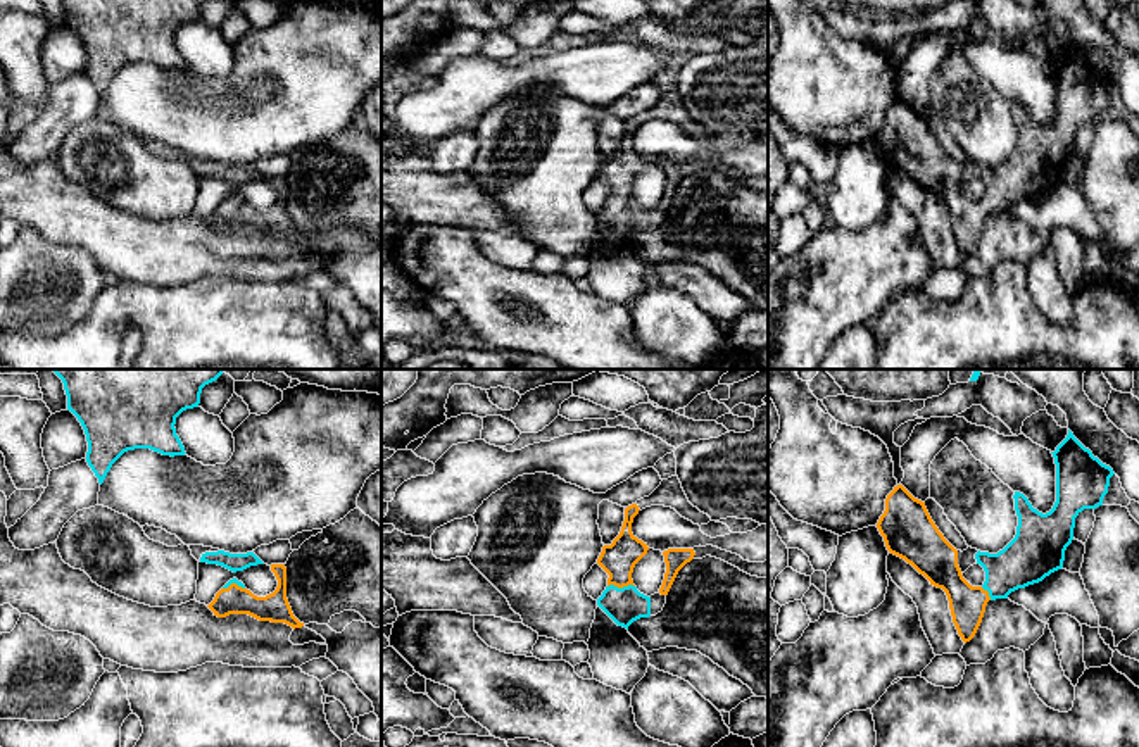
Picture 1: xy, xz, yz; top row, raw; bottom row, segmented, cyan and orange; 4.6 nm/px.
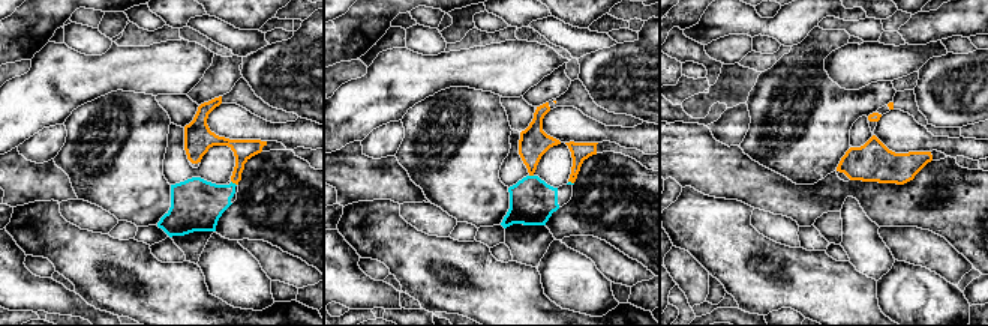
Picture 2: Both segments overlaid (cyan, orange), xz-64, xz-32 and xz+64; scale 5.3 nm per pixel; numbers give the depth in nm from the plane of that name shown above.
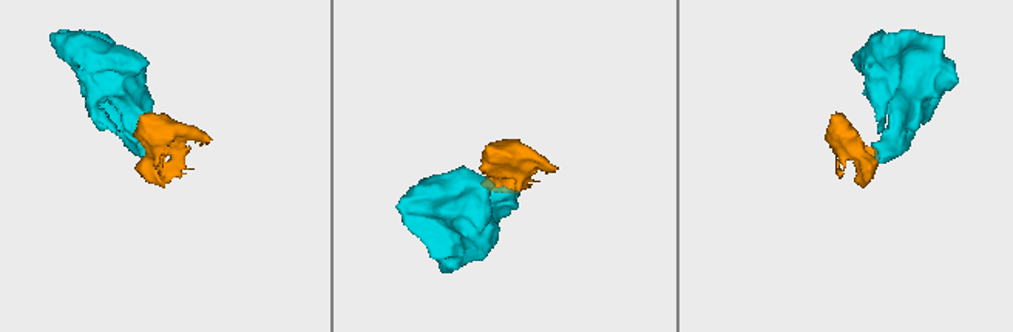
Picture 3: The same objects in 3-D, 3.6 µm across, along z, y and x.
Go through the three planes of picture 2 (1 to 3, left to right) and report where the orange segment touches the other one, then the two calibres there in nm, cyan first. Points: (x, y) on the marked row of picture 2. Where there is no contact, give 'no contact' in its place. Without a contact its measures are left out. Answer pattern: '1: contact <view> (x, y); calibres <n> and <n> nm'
1: contact xz-64 (234, 184); calibres 280 and 110 nm
2: contact xz-32 (531, 176); calibres 240 and 160 nm
3: no contact

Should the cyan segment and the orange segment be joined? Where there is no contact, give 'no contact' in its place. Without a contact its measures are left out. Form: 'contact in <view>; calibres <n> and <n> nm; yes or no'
contact in xz; calibres 170 and 160 nm; yes

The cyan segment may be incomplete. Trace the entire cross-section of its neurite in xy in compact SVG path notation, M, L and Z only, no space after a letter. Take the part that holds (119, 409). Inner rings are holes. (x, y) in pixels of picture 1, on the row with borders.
M52 369L64 383L67 411L81 423L86 442L86 462L102 485L112 464L128 450L150 449L162 455L185 455L185 447L176 435L176 417L198 407L202 388L216 381L223 369Z

